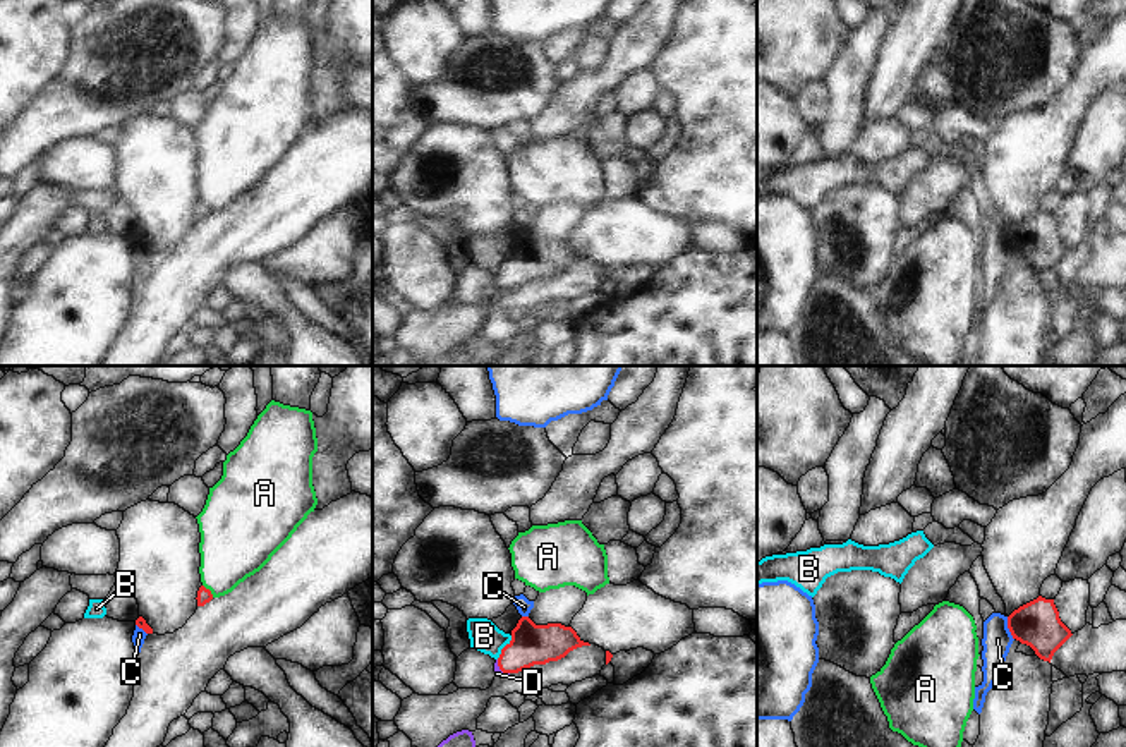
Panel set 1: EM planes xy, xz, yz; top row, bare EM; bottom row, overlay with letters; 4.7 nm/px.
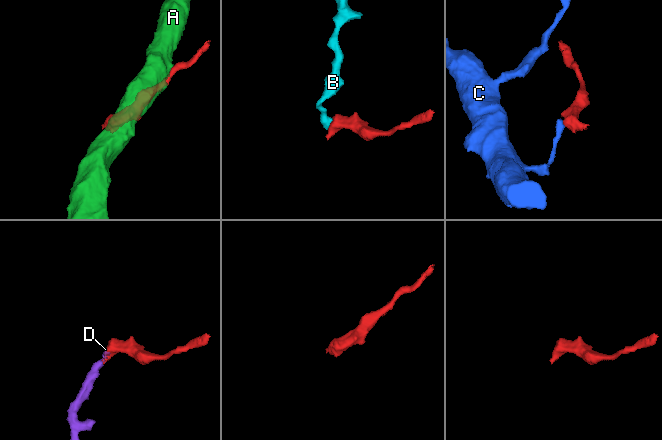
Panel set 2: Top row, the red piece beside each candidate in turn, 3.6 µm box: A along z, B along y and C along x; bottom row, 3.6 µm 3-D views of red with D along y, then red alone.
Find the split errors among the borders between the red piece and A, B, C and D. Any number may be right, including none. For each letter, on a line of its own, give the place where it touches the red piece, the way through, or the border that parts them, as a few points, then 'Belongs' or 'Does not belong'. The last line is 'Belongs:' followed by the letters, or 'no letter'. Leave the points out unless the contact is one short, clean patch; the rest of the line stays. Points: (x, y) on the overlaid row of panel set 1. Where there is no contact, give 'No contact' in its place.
A: Touches red at xy (210, 591). Does not belong
B: Touches red at xz (503, 648). Boundary: xz (512, 636), (496, 658). Does not belong
C: Touches red at yz (1008, 627). Boundary: yz (1006, 617), (1006, 627), (1013, 639). Does not belong
D: Touches red at xz (500, 668). Path across: xz (531, 644), (500, 668), (496, 668). Belongs
Belongs: D.

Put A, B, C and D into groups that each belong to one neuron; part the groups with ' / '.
A / B / C / D

